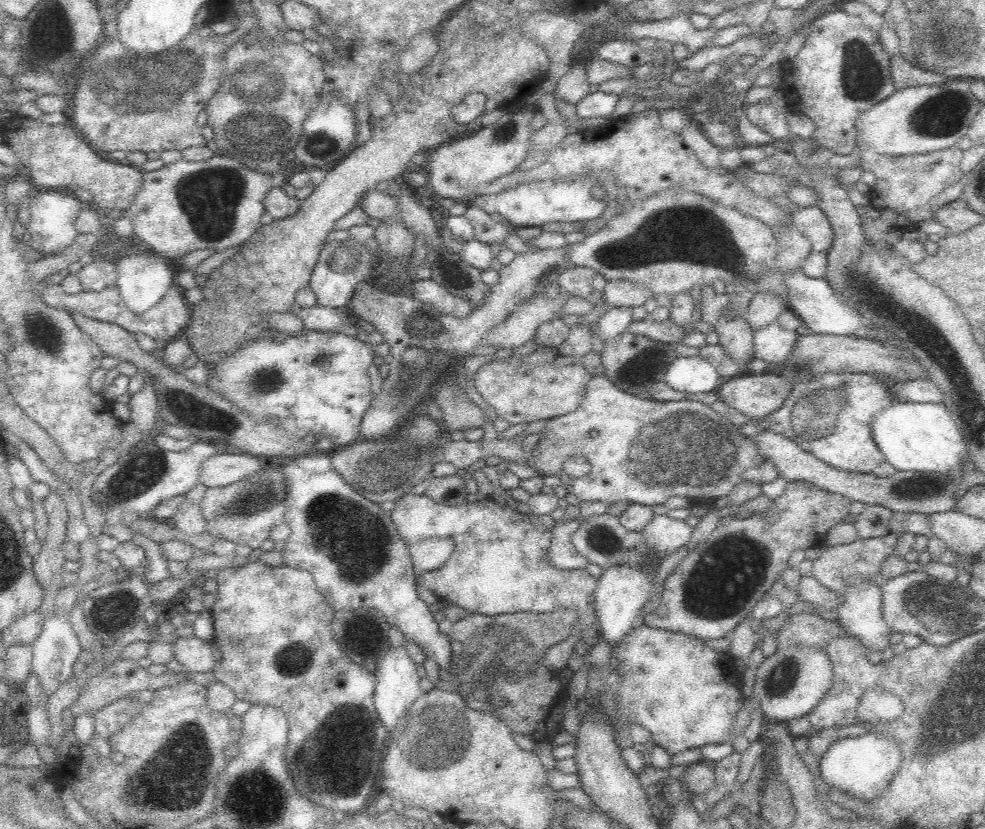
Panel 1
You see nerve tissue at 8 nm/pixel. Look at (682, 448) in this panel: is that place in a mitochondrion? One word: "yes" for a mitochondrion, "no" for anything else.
yes

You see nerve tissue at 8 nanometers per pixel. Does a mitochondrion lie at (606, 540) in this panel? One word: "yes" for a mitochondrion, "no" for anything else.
yes

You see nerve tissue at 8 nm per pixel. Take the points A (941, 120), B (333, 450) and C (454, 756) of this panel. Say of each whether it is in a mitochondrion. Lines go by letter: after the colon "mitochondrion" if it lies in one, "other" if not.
A: mitochondrion
B: other
C: mitochondrion

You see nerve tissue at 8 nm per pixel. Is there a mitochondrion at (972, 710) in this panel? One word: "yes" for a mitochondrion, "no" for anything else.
yes

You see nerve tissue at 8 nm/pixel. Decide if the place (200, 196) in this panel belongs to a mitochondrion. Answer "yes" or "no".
yes

